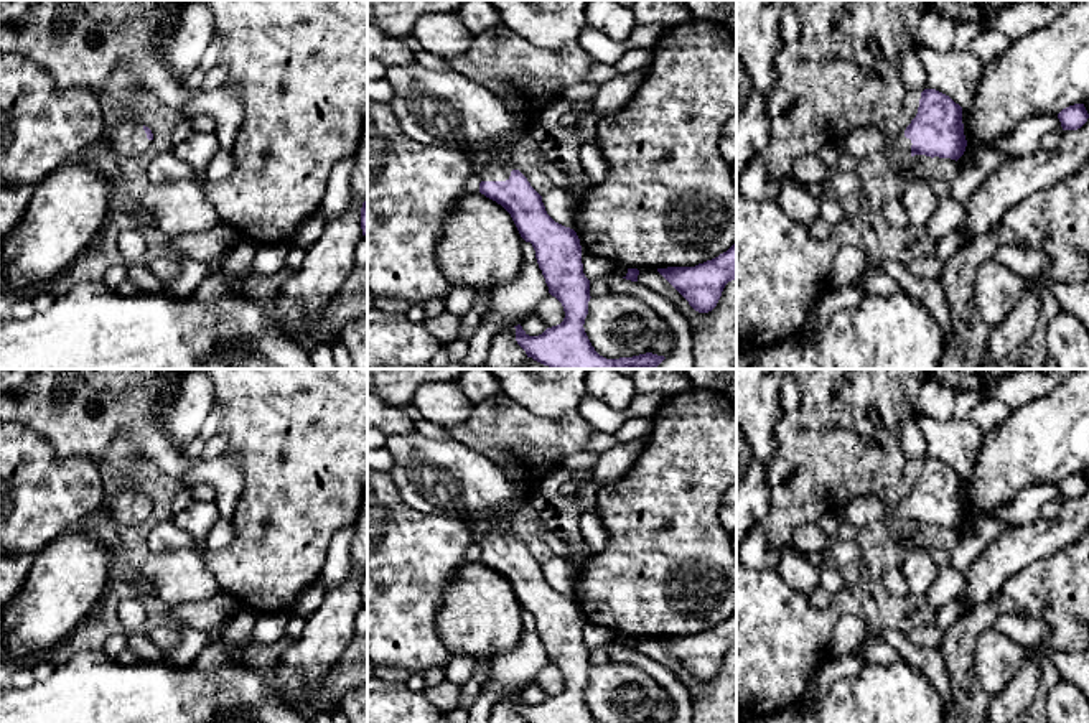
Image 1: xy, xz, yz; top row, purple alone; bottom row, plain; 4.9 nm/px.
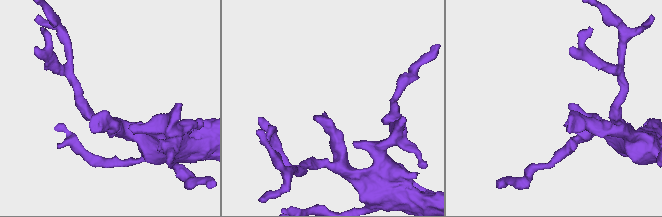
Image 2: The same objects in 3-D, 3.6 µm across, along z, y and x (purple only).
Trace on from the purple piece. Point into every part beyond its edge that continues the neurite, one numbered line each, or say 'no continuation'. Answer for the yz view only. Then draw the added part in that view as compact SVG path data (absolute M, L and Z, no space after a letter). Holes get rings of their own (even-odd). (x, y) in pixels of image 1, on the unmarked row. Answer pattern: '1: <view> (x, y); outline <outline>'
1: yz (862, 511); outline M857 496L850 499L839 512L842 520L862 529L868 529L875 520L898 517L911 524L911 509L901 501L896 506L886 506L880 497Z

